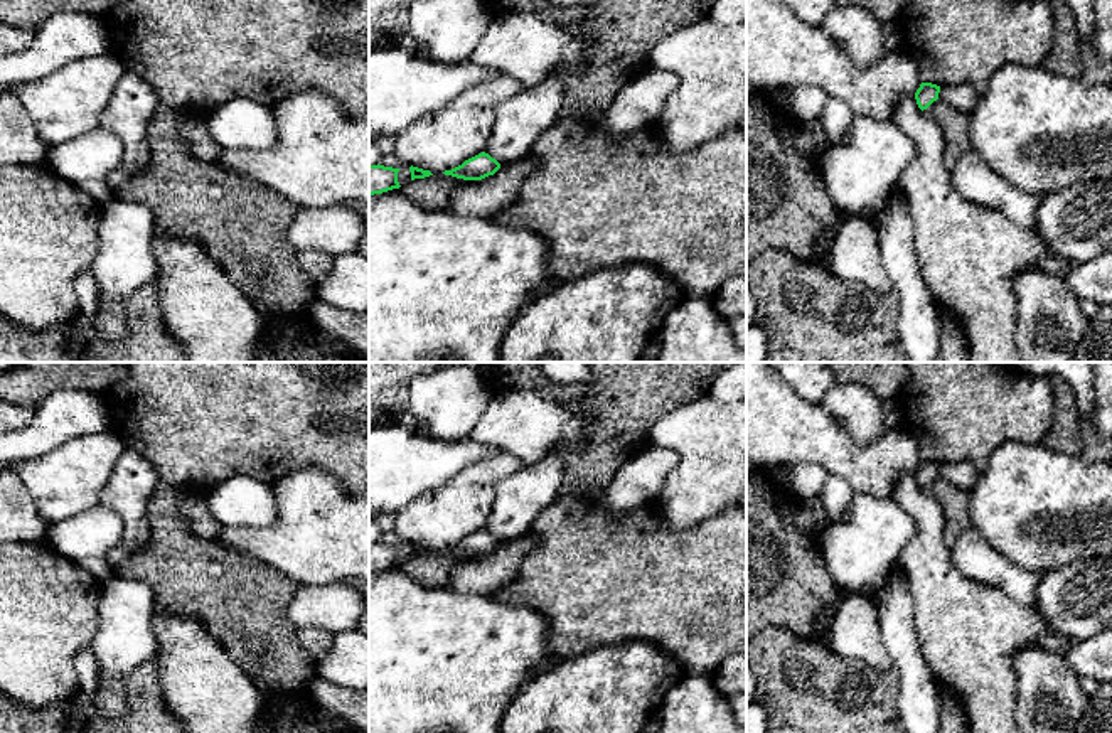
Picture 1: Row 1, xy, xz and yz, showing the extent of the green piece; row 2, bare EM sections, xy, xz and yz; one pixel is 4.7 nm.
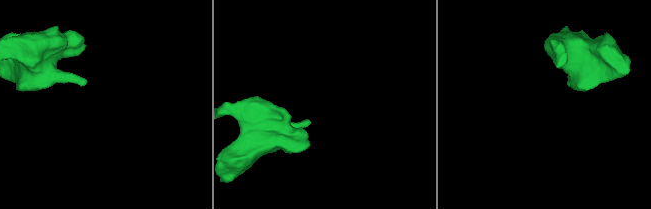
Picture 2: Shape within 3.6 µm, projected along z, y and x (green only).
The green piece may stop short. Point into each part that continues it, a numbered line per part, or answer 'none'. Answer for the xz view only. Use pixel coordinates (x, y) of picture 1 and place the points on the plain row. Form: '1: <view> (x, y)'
1: xz (518, 499)

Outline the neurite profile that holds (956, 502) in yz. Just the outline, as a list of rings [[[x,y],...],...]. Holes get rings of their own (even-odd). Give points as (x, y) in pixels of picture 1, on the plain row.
[[[940,475],[923,487],[923,490],[942,506],[945,512],[944,541],[952,548],[960,534],[972,526],[970,494],[952,485]]]

